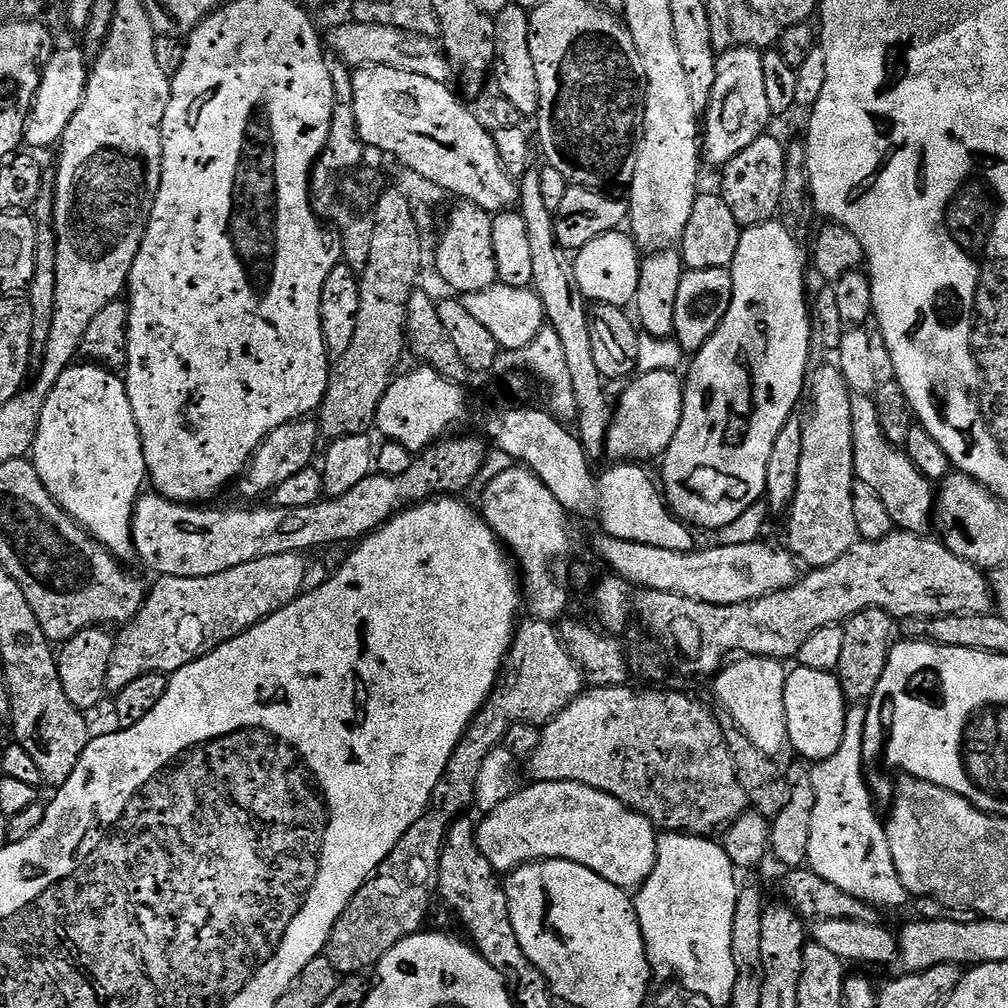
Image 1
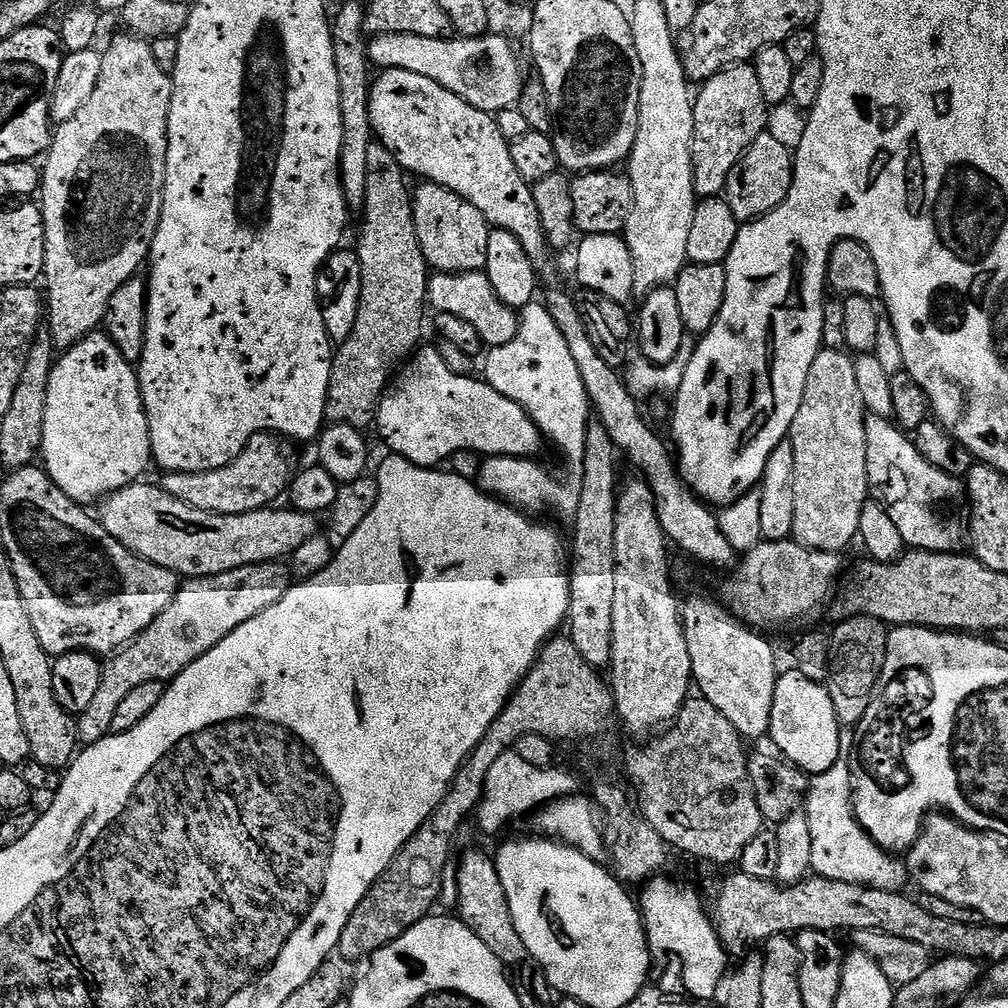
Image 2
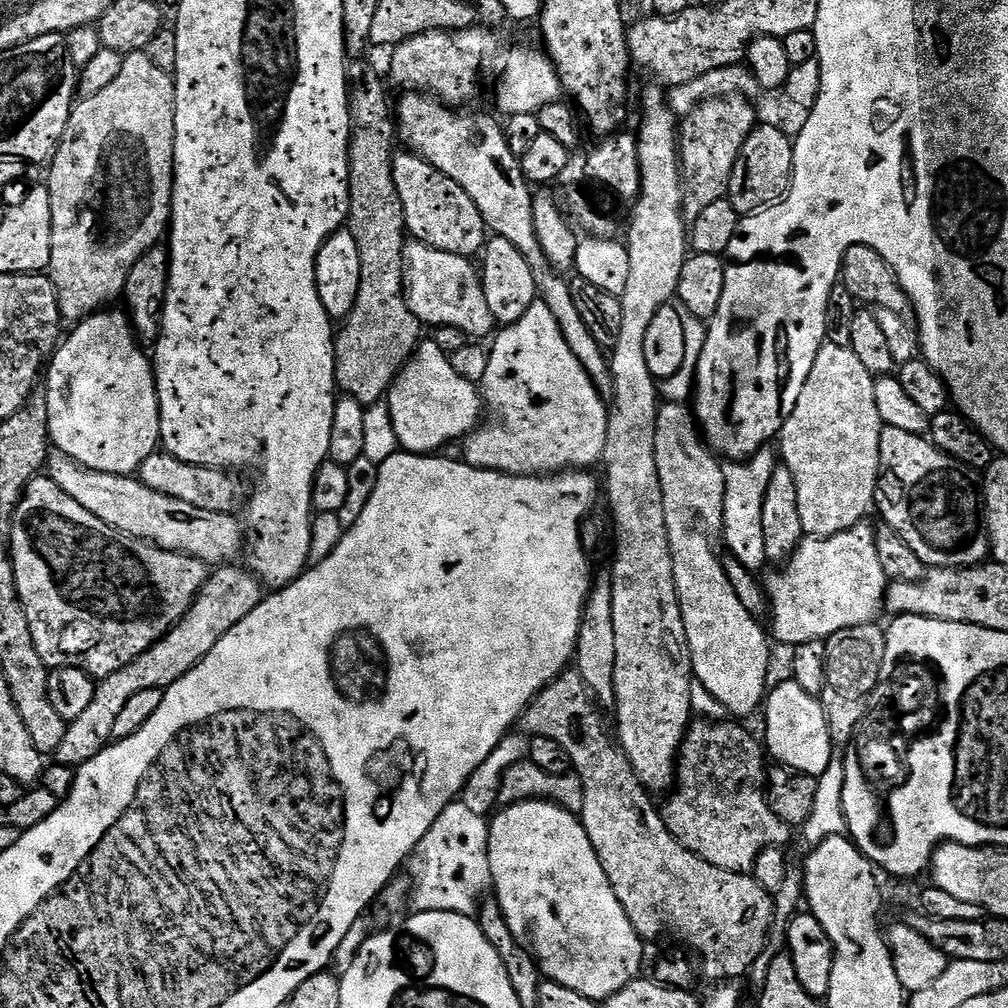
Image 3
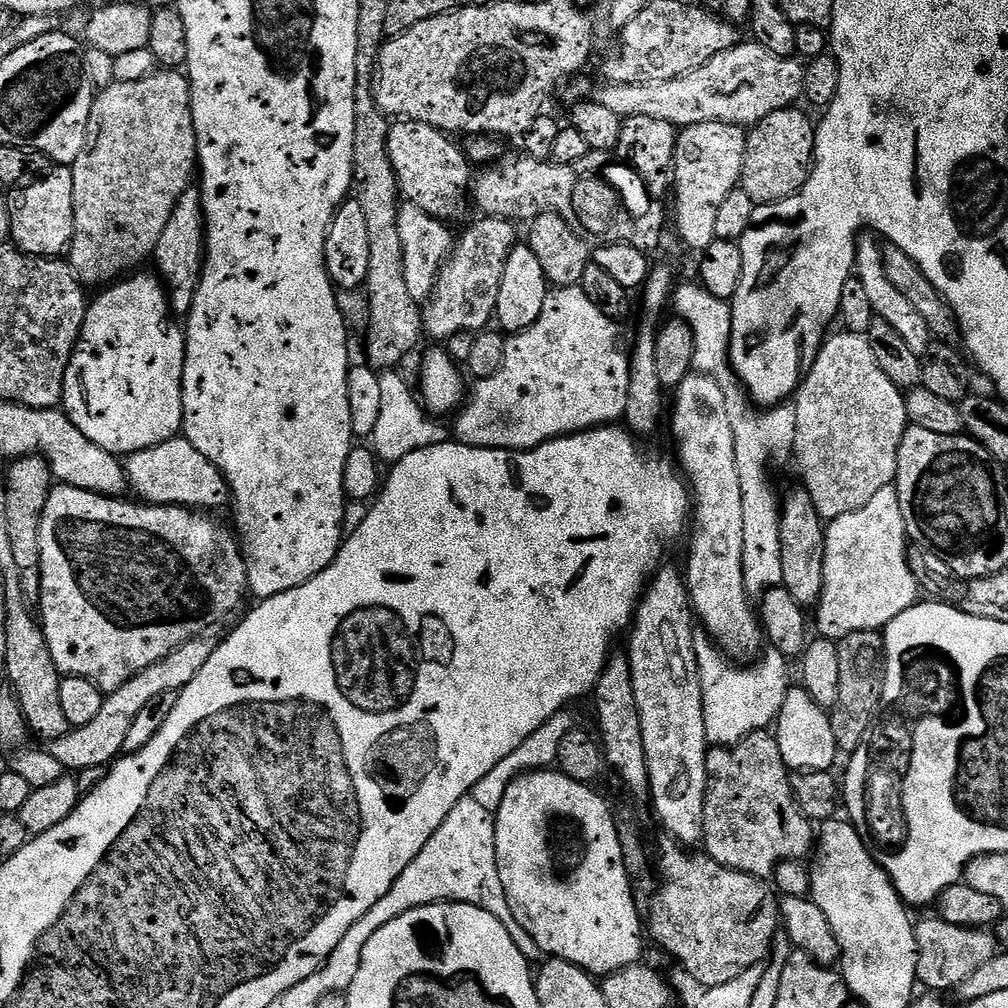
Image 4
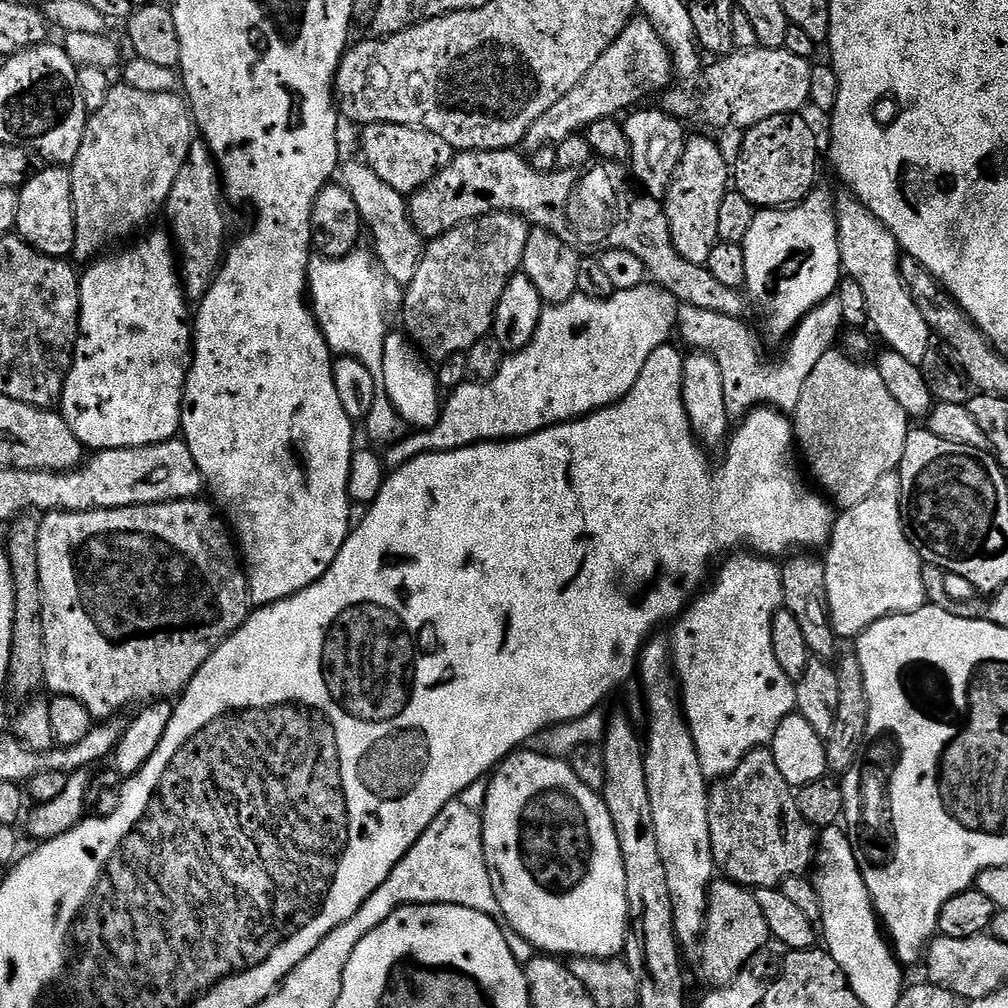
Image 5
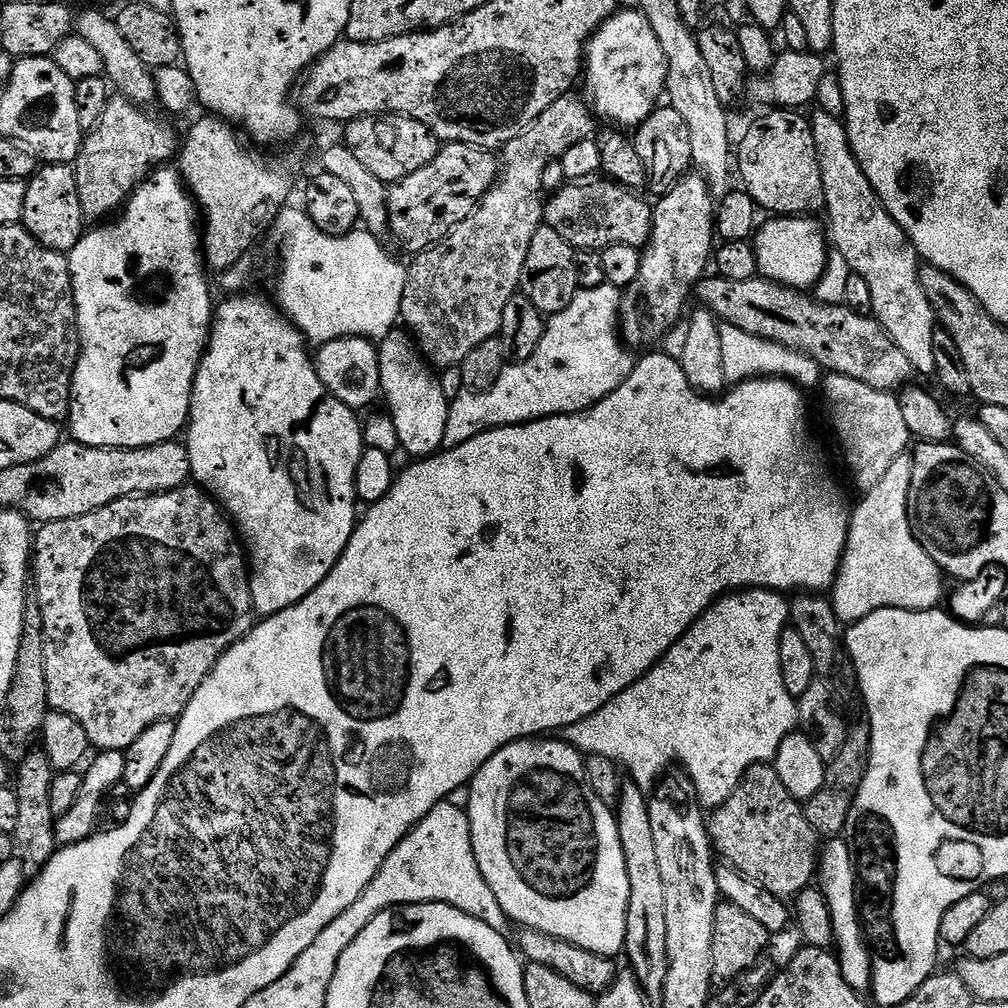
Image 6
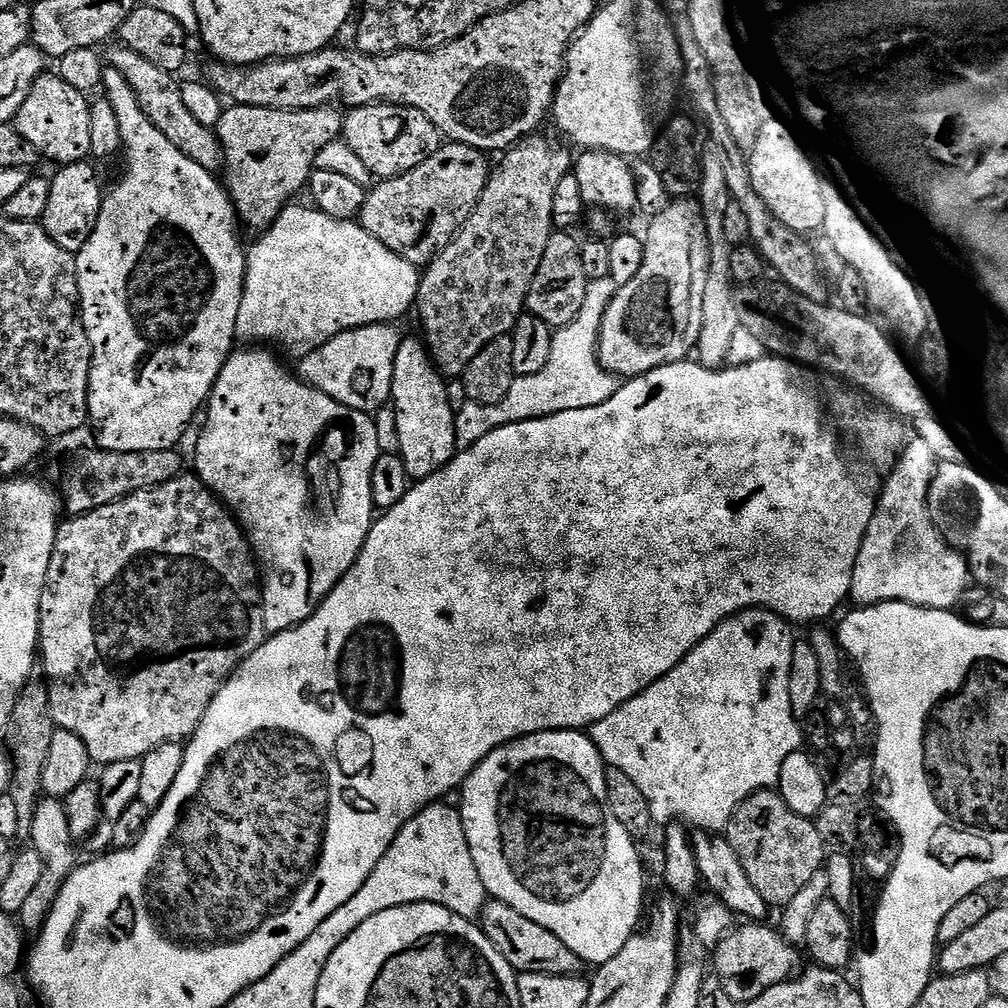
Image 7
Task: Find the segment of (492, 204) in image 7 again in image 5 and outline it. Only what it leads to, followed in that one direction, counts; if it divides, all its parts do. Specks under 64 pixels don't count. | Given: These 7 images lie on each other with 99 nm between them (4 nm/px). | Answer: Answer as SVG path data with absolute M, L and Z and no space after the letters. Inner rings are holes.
M643 14L637 15L605 50L602 58L598 58L598 62L586 70L586 78L582 78L582 82L578 82L578 86L574 86L566 98L558 98L558 102L554 102L554 106L550 106L550 110L546 110L546 114L542 114L542 118L530 126L522 141L523 147L526 146L531 153L539 147L560 144L568 136L583 133L594 122L615 117L620 114L616 112L623 108L631 109L639 105L643 92L667 89L670 84L668 79L673 79L673 76L672 55L668 53L668 47L651 22ZM494 212L481 220L450 230L444 236L435 237L423 249L423 256L414 271L413 280L403 289L404 325L403 331L409 340L417 345L429 361L448 360L451 356L467 353L469 348L485 339L492 331L494 313L506 282L521 271L526 250L526 238L530 225L523 216L511 212Z

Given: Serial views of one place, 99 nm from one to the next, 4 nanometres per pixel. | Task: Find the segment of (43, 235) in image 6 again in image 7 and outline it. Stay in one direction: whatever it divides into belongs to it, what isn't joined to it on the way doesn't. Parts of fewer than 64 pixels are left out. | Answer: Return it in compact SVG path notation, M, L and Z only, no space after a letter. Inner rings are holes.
M79 160L57 167L56 173L51 173L48 181L50 196L46 198L42 217L44 229L54 242L58 242L58 246L62 246L62 250L73 254L80 252L82 246L86 246L98 222L100 207L106 195L105 189L100 189L100 178L92 164L96 165L88 160Z

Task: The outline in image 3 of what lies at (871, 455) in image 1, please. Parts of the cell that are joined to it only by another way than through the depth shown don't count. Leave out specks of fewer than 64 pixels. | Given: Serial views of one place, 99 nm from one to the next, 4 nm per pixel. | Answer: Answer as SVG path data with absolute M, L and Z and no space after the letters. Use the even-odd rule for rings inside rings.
M881 427L879 436L879 482L876 504L883 523L900 535L902 542L922 558L928 568L974 568L983 565L990 556L990 541L984 515L982 484L973 469L942 454L931 439L915 432Z

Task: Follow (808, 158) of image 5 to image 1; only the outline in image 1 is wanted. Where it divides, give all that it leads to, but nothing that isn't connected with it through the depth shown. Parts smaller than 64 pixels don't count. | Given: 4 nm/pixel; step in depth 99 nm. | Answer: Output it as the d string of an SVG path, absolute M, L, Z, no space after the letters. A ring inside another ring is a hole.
M767 134L760 136L742 154L734 157L722 169L719 195L723 196L730 214L742 226L765 224L780 212L782 182L786 178L786 148Z

